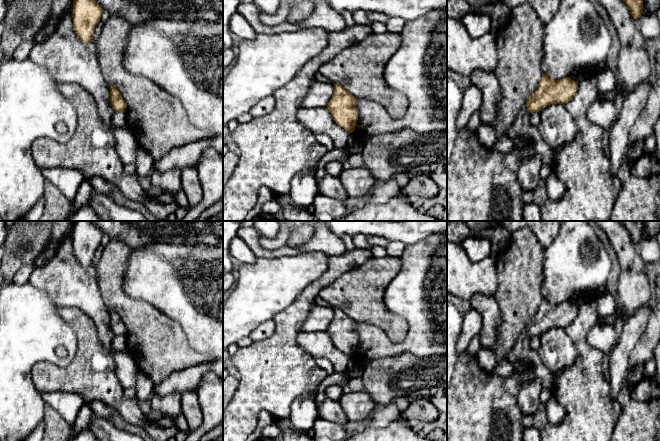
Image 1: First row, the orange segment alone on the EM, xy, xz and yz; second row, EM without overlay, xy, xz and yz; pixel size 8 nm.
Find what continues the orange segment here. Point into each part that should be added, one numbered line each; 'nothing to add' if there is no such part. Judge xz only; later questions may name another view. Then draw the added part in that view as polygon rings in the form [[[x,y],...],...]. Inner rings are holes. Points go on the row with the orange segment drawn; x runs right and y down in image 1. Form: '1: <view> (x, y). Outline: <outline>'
nothing to add

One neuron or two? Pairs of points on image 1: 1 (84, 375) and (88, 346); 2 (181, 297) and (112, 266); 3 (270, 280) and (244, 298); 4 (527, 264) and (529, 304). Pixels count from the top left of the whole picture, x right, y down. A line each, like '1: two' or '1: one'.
1: one
2: two
3: one
4: one

